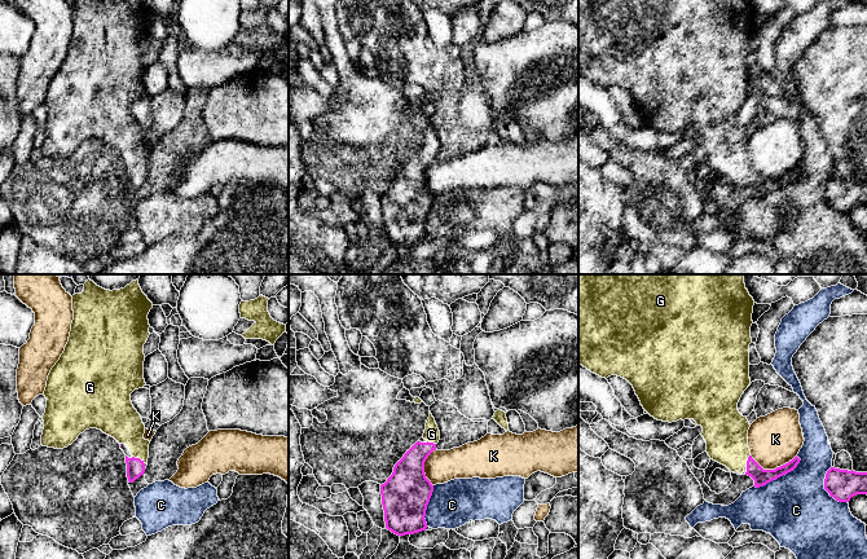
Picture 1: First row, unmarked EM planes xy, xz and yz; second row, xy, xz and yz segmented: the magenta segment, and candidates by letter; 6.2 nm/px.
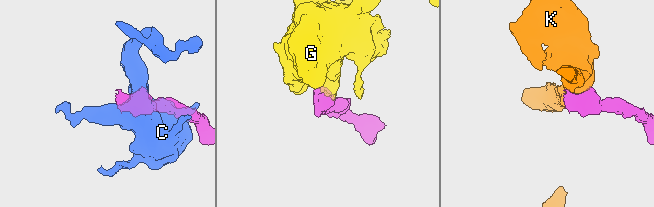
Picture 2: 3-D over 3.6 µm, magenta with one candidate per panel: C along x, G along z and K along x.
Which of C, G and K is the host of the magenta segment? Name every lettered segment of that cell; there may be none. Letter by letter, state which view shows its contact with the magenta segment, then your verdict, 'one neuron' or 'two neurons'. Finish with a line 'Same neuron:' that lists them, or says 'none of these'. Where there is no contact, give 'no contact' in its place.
C: contact in yz; two neurons
G: contact in xy; one neuron
K: contact in yz; two neurons
Same neuron: G

